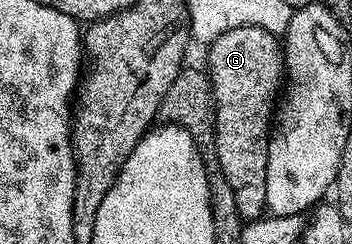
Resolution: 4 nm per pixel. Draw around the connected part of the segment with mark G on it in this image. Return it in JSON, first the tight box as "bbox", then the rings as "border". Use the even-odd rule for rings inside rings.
{"bbox":[207,26,285,220],"border":[[[240,26],[223,32],[218,38],[208,43],[209,66],[207,73],[213,93],[213,125],[211,143],[217,153],[216,169],[227,176],[231,192],[235,192],[235,208],[239,208],[242,219],[256,220],[266,213],[267,207],[267,152],[271,123],[275,118],[275,103],[283,90],[285,73],[285,51],[283,42],[276,34],[258,26]]]}

